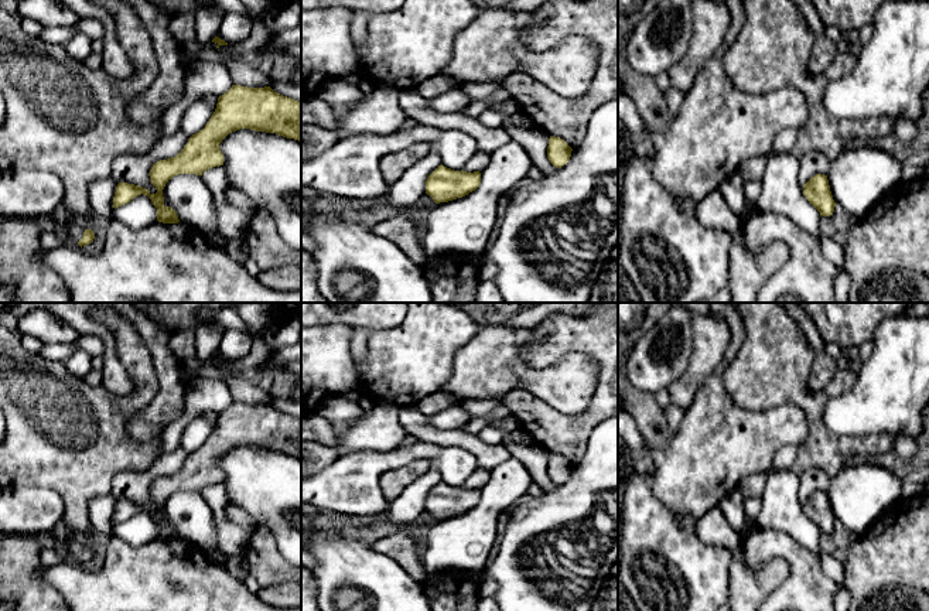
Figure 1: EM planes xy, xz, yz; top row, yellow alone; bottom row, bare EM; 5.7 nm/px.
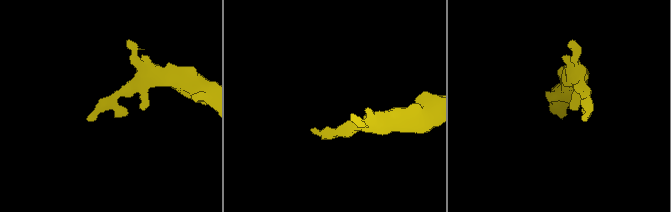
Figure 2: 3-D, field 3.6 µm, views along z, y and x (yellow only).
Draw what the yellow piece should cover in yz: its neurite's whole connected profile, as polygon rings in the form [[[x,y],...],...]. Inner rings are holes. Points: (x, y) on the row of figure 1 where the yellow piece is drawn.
[[[816,174],[803,185],[803,195],[820,212],[822,216],[830,216],[834,212],[833,199],[827,175]]]

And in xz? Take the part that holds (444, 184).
[[[441,164],[428,175],[426,194],[430,195],[436,204],[448,202],[468,195],[475,191],[479,184],[479,171],[454,171]]]

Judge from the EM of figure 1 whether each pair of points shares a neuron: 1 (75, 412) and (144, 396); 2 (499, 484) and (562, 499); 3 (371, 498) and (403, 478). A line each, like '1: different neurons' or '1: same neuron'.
1: same neuron
2: different neurons
3: different neurons

